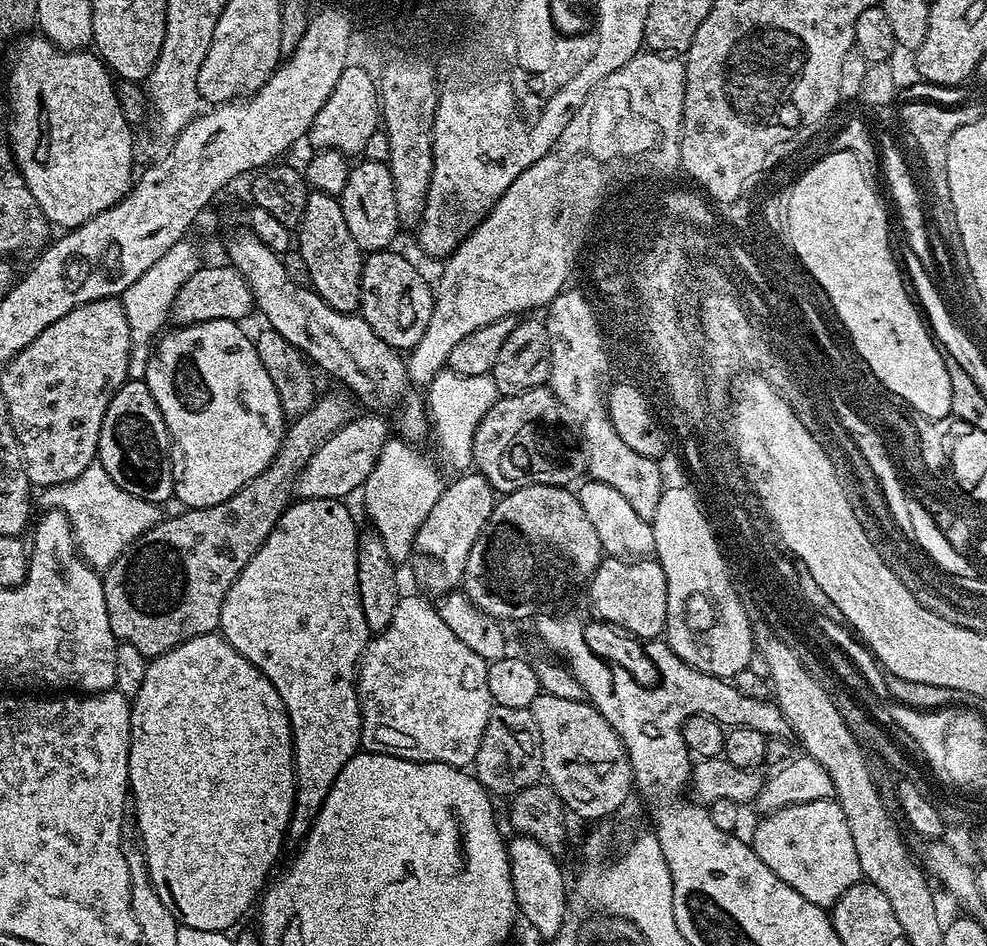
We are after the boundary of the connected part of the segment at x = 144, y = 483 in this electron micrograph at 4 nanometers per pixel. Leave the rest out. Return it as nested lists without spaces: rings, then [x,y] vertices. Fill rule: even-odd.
[[[129,378],[110,398],[106,418],[102,418],[98,463],[134,498],[162,505],[174,494],[174,445],[168,427],[150,394],[147,383],[140,378]]]

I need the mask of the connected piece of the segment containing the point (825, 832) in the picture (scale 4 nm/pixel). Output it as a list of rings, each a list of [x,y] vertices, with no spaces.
[[[835,799],[818,802],[802,802],[786,806],[777,812],[767,813],[764,821],[750,836],[753,850],[802,898],[828,910],[837,898],[846,894],[850,886],[861,883],[858,850],[854,850],[854,838],[850,838],[850,826],[846,826],[846,814],[842,814]]]

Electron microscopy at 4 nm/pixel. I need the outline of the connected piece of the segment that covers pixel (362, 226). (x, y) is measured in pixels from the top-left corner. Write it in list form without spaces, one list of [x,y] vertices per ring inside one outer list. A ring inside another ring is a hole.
[[[361,159],[353,163],[348,169],[346,186],[338,198],[342,208],[342,218],[346,218],[346,226],[350,230],[350,235],[354,237],[354,242],[358,242],[361,252],[383,252],[393,247],[392,239],[396,236],[396,231],[401,231],[402,225],[398,218],[398,204],[394,202],[394,182],[387,164],[379,164],[373,160]]]

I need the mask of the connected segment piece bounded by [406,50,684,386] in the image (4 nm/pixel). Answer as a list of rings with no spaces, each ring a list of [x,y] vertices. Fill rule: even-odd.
[[[641,50],[636,53],[634,58],[630,58],[630,62],[626,62],[626,66],[622,66],[614,71],[614,74],[602,78],[602,82],[598,82],[598,86],[594,86],[594,90],[590,90],[590,94],[584,99],[582,106],[570,118],[570,122],[566,125],[566,130],[562,130],[562,134],[558,134],[554,146],[550,146],[550,150],[546,156],[539,159],[538,162],[535,162],[528,169],[523,170],[522,174],[519,174],[518,178],[515,178],[514,182],[511,182],[510,188],[498,198],[496,204],[487,212],[487,215],[461,240],[460,245],[455,248],[451,256],[443,261],[444,273],[441,274],[440,281],[434,284],[430,326],[426,326],[426,334],[422,334],[422,338],[410,349],[406,356],[409,381],[413,385],[421,384],[421,386],[427,386],[431,384],[432,379],[439,372],[445,371],[448,359],[450,358],[450,350],[454,350],[454,346],[458,346],[458,342],[462,342],[462,338],[466,338],[466,334],[474,334],[474,330],[478,330],[482,326],[490,326],[490,322],[498,322],[499,320],[507,320],[515,317],[517,315],[515,312],[524,312],[527,308],[543,309],[558,293],[565,291],[565,287],[569,283],[572,274],[573,257],[576,257],[577,251],[580,248],[580,240],[584,240],[584,232],[588,232],[588,224],[592,224],[593,215],[598,210],[606,207],[607,200],[604,199],[607,198],[608,191],[615,184],[623,185],[631,178],[632,174],[642,174],[642,156],[678,155],[680,153],[680,125],[683,122],[683,59],[677,58],[672,54]]]

